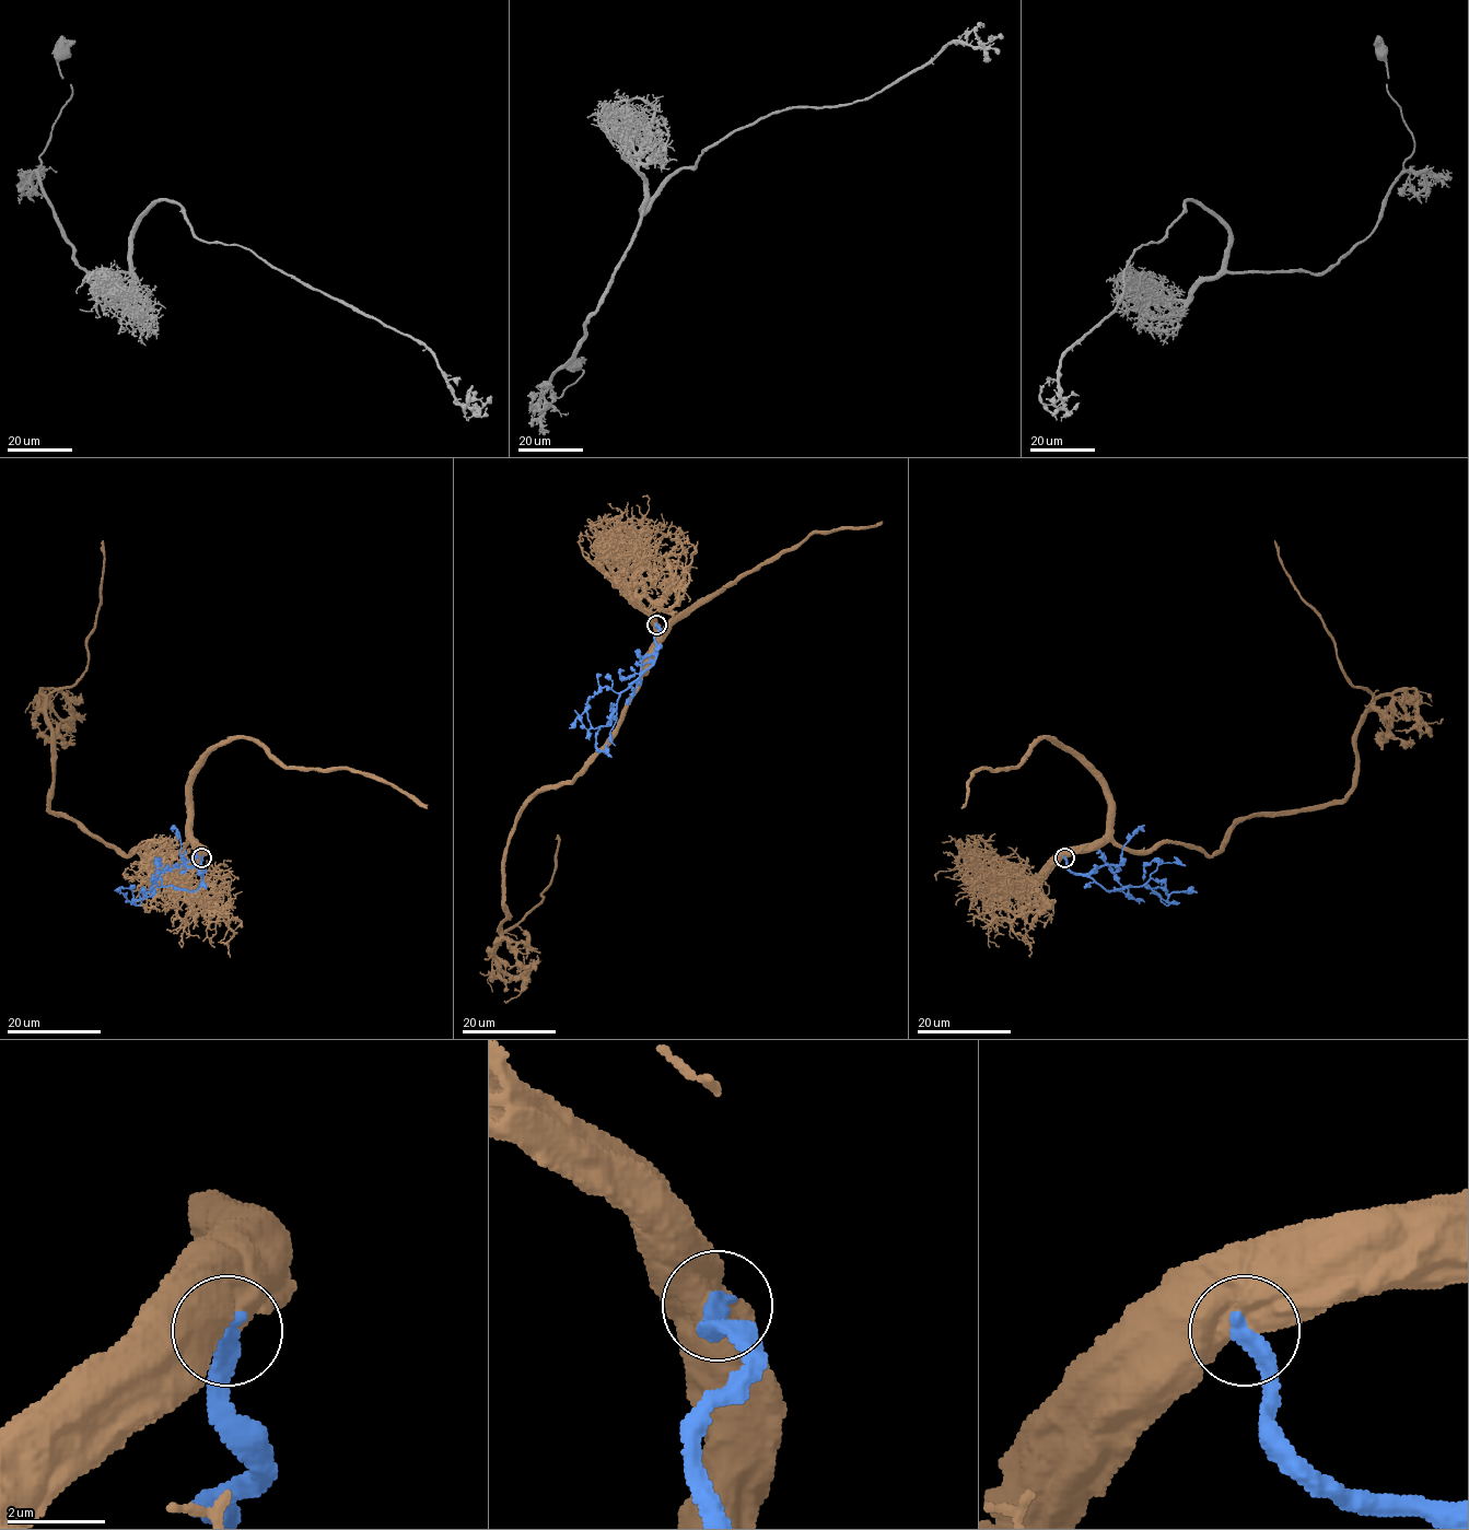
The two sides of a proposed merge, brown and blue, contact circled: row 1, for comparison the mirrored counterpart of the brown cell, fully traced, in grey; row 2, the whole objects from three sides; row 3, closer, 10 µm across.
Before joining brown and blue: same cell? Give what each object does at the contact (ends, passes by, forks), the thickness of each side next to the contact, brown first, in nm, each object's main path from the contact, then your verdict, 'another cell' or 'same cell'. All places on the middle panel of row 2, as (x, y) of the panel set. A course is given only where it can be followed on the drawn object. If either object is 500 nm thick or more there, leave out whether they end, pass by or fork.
850 nm thick on the brown side, 400 nm on the other; brown runs (656, 623), (654, 653), (617, 735), (519, 816), (505, 853), (503, 932), (549, 886), (558, 834); blue runs (656, 623), (656, 658), (620, 695), (610, 723), (593, 726), (584, 712), (569, 727); another cell

